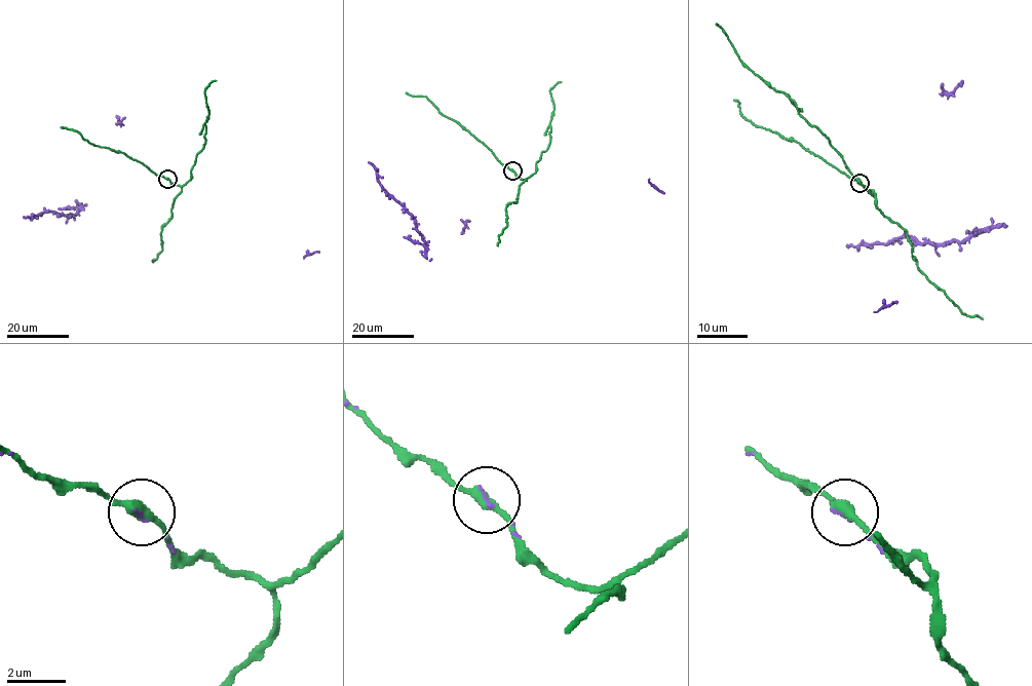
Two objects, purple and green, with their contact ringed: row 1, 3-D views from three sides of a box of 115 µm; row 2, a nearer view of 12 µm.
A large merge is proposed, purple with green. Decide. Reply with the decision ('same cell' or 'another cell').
same cell

